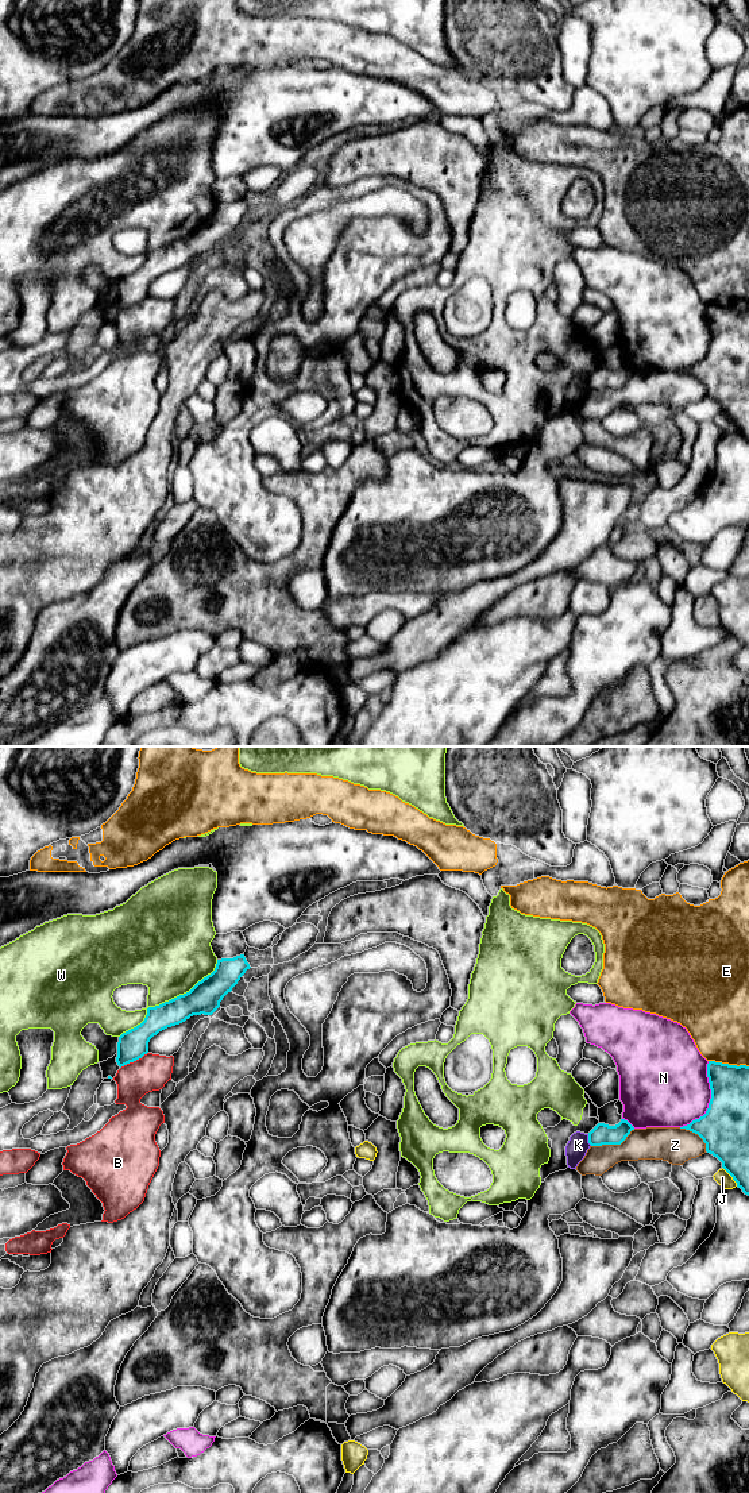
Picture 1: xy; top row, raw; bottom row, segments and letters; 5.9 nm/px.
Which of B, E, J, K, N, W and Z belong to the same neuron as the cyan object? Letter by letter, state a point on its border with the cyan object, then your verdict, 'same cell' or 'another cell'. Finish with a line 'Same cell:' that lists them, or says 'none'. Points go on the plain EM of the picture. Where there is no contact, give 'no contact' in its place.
B: xy (134, 304) | another cell
E: xy (728, 308) | another cell
J: xy (730, 419) | another cell
K: xy (589, 384) | another cell
N: xy (710, 343) | another cell
W: xy (169, 245) | another cell
Z: xy (613, 388) | another cell
Same cell: none

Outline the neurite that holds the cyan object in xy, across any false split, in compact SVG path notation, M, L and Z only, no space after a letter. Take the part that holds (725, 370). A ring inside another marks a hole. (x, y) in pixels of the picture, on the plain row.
M709 305L707 321L711 343L706 358L680 373L698 378L706 387L706 396L722 406L722 412L733 421L737 431L749 440L749 310Z

